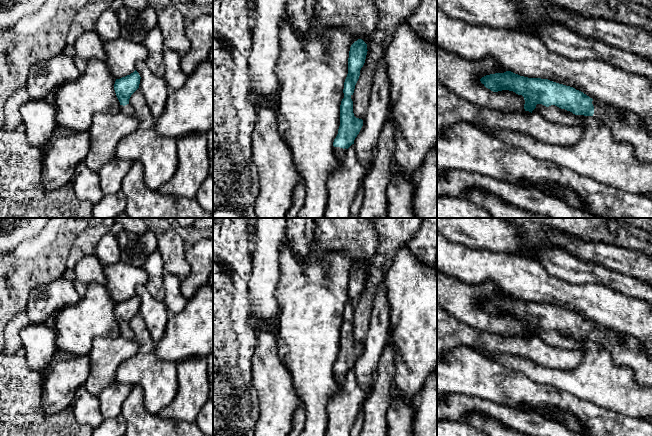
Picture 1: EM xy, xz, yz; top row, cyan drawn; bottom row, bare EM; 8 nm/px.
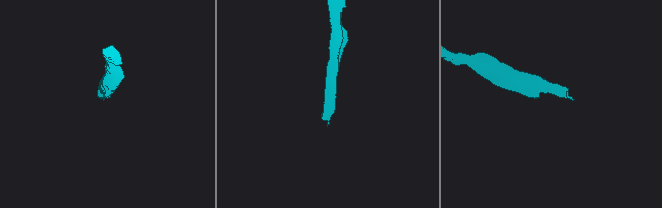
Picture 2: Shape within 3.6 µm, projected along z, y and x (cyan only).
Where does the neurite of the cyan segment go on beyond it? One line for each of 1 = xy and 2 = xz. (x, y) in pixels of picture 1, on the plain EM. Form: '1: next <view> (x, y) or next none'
1: next xy (128, 334)
2: next xz (339, 376)

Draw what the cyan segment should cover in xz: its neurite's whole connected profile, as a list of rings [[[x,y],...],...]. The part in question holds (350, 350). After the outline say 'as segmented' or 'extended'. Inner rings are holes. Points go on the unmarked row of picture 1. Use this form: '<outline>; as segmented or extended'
[[[358,263],[350,271],[348,298],[344,306],[344,320],[340,329],[340,350],[333,366],[338,386],[342,385],[347,373],[354,368],[363,350],[363,344],[356,342],[353,337],[353,317],[360,294],[365,287],[367,275],[367,268],[362,263]]]; extended

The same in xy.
[[[135,294],[130,299],[116,303],[115,305],[114,314],[120,326],[120,336],[125,339],[134,339],[134,333],[129,327],[129,323],[139,312],[140,303],[139,297]]]; extended

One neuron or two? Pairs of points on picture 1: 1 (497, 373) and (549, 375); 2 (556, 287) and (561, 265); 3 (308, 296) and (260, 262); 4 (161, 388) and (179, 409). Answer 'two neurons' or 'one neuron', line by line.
1: two neurons
2: two neurons
3: two neurons
4: two neurons

